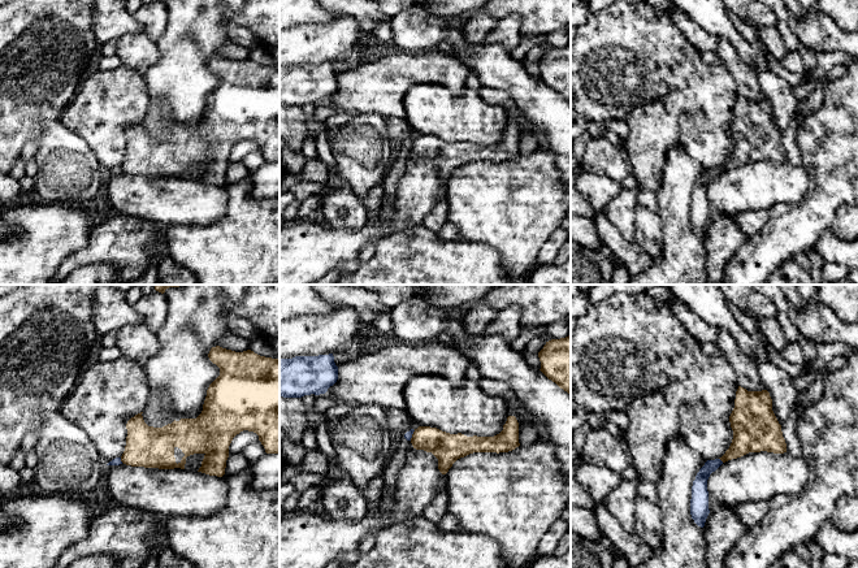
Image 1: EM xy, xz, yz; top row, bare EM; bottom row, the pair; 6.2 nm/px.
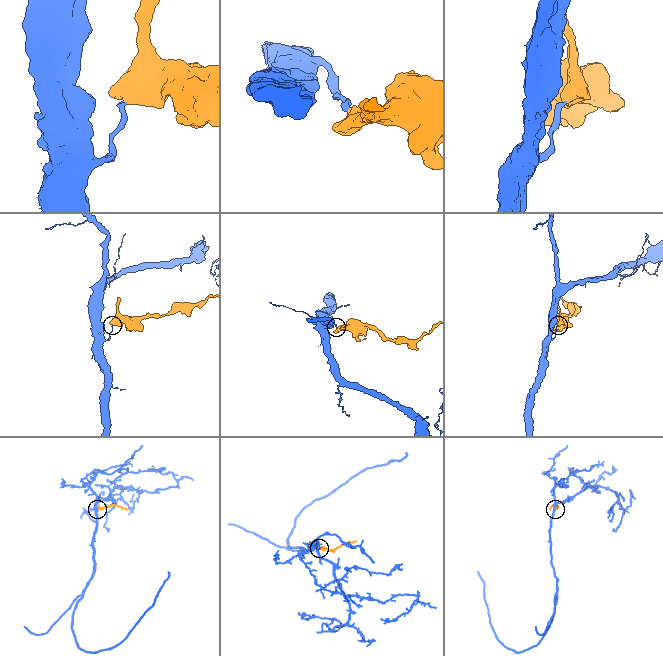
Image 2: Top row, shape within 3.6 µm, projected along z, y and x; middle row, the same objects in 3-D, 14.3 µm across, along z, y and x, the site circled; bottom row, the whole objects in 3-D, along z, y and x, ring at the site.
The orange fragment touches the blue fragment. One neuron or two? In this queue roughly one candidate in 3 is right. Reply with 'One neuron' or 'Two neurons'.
Two neurons

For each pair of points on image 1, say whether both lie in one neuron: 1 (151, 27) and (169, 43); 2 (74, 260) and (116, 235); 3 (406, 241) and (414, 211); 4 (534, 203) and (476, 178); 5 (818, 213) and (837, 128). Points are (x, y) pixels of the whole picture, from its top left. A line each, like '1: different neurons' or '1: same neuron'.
1: different neurons
2: same neuron
3: different neurons
4: same neuron
5: same neuron

